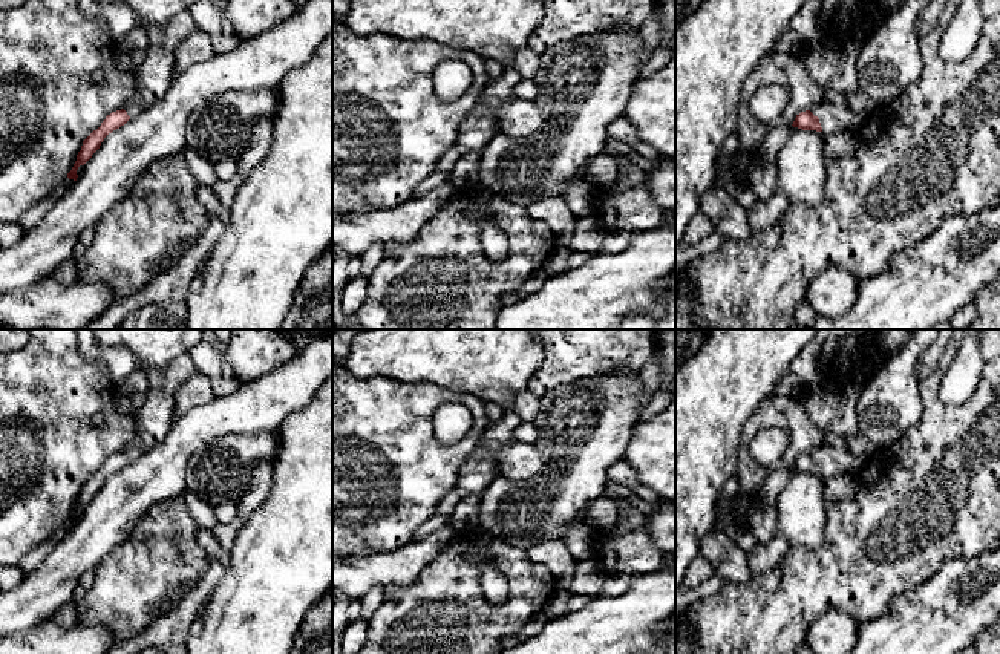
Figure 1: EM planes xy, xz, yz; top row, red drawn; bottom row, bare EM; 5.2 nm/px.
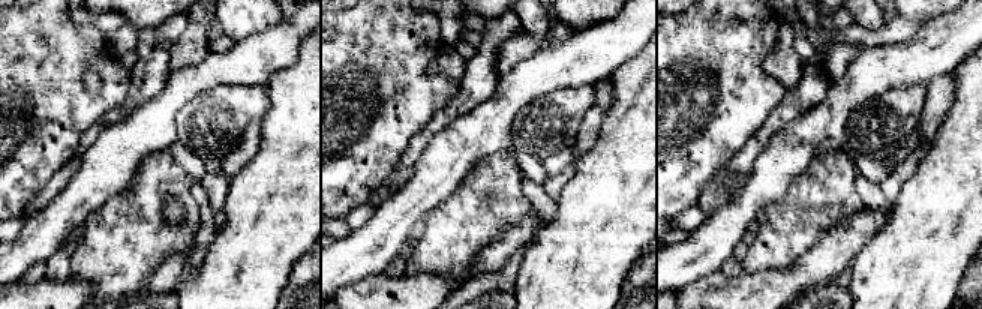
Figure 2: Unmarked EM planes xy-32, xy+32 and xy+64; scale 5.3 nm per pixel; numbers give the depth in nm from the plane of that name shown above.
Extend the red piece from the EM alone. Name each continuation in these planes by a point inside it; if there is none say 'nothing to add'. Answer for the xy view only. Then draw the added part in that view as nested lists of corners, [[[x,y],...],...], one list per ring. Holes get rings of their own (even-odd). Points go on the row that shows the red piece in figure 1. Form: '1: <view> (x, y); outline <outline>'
1: xy (153, 77); outline [[[188,11],[162,25],[142,21],[139,25],[149,35],[149,46],[145,60],[133,70],[135,93],[124,106],[130,118],[165,96],[176,77],[176,49],[198,28]]]

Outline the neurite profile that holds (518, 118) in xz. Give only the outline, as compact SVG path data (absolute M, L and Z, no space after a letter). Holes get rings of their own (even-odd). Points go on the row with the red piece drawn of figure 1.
M518 96L496 106L495 118L504 138L525 138L547 127L547 115L534 101Z

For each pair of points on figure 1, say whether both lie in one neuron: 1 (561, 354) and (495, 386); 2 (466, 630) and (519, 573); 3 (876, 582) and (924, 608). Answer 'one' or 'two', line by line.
1: two
2: one
3: two

